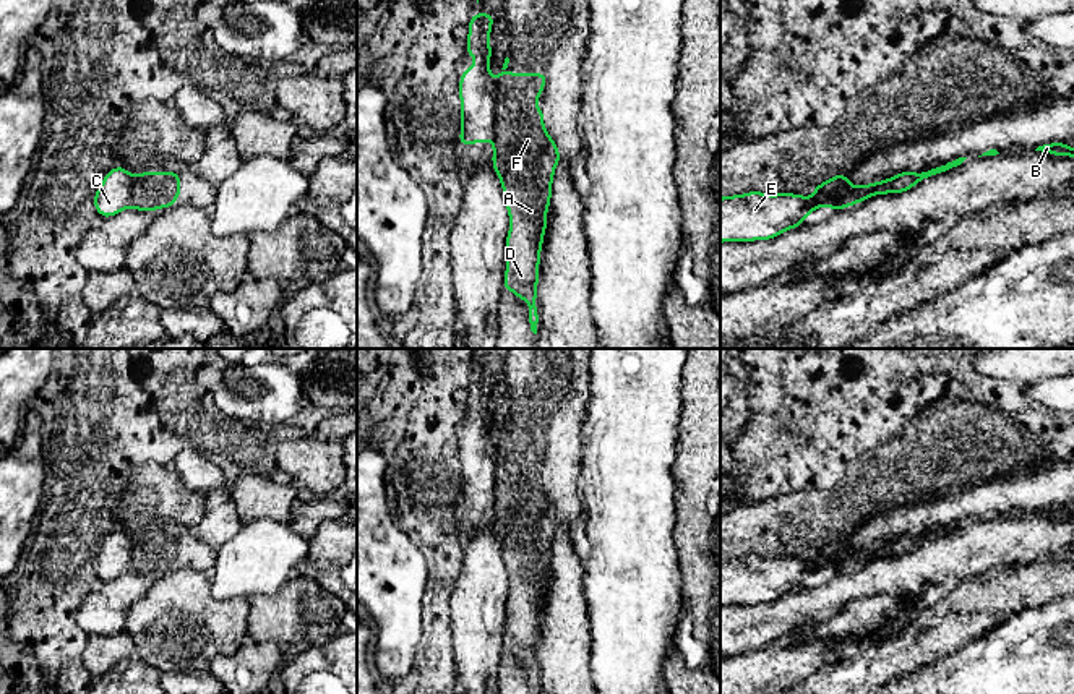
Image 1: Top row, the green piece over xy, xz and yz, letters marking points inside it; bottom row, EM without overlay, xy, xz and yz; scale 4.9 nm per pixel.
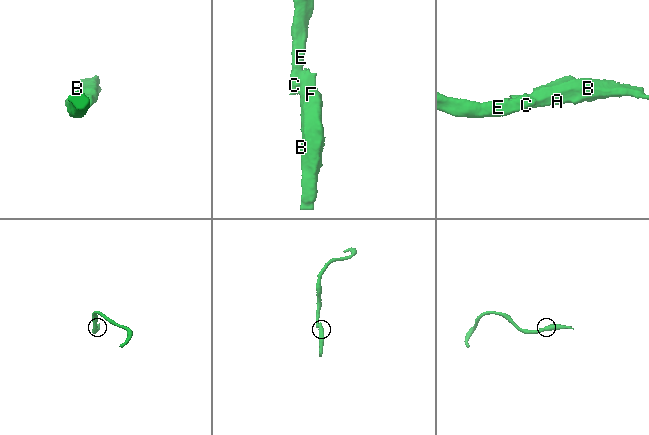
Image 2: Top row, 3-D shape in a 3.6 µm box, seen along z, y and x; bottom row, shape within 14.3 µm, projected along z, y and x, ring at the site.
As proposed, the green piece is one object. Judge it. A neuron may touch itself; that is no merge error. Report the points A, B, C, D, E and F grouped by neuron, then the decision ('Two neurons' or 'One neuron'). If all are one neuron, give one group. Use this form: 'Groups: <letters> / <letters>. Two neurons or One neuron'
Groups: A B D F / C E. Two neurons

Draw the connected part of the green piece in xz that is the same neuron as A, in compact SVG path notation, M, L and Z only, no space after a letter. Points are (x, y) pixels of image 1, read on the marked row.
M506 57L503 71L495 78L492 148L492 164L500 177L509 212L503 287L529 303L531 331L537 334L539 263L560 152L543 126L543 110L537 107L547 75L506 73L508 63Z

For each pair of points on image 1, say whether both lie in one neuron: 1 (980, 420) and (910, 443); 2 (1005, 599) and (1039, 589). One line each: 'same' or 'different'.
1: same
2: same

